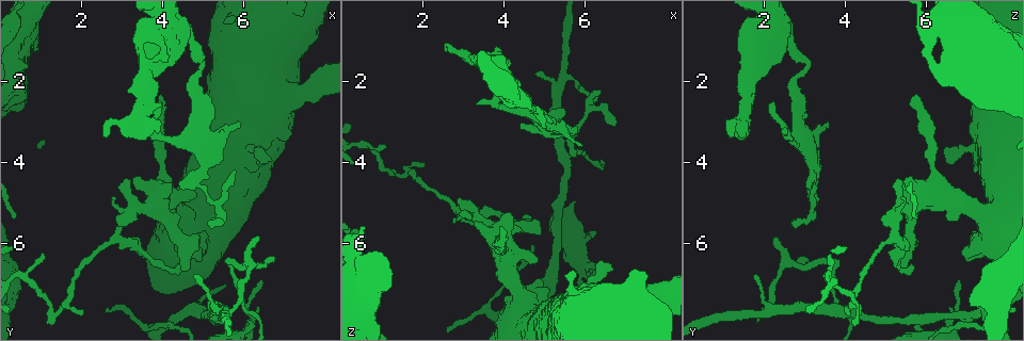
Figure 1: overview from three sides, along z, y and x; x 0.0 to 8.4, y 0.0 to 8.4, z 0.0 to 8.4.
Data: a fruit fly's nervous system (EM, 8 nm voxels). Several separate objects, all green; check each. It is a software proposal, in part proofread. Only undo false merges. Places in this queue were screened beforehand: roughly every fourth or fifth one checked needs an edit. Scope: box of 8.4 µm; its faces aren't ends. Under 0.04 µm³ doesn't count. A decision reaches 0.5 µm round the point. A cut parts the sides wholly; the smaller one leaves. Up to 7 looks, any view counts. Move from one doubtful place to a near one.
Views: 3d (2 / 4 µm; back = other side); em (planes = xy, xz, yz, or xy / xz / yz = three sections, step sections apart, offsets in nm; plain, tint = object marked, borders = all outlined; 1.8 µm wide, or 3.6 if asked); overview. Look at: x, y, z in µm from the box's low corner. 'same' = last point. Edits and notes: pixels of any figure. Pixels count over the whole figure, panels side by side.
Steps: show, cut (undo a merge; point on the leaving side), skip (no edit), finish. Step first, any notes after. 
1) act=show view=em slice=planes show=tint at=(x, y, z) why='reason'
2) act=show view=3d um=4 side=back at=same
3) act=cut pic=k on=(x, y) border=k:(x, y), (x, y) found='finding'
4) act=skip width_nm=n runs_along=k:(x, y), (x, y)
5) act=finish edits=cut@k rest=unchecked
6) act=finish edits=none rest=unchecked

act=show view=em slice=planes show=borders at=(1.30, 7.65, 4.30) why='abrupt turn'

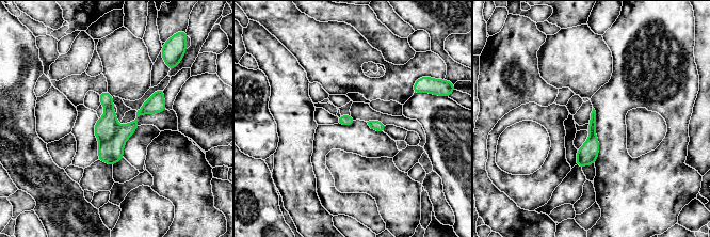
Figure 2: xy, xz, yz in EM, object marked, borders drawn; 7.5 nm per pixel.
act=cut pic=2 on=(106, 127) border=2:(118, 125), (108, 140), (100, 142) found='two neurons meet here'

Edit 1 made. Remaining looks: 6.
act=show view=overview

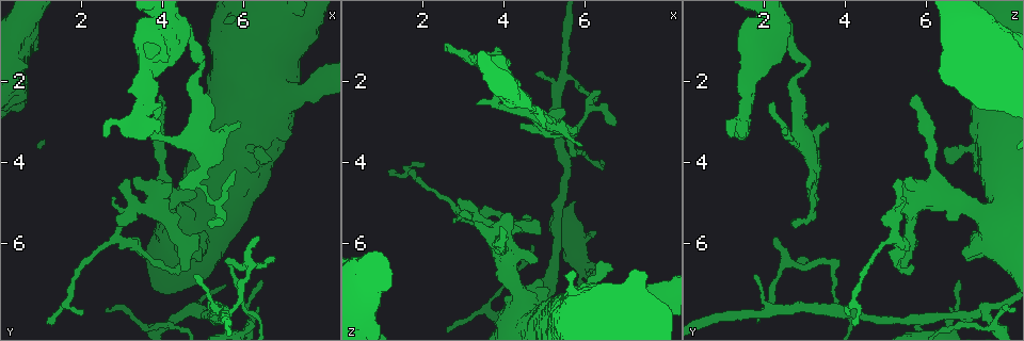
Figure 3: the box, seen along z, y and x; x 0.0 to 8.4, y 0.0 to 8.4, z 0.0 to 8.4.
act=show view=em slice=xz step=16 show=tint at=(5.60, 6.50, 3.65) why='sharp bend'

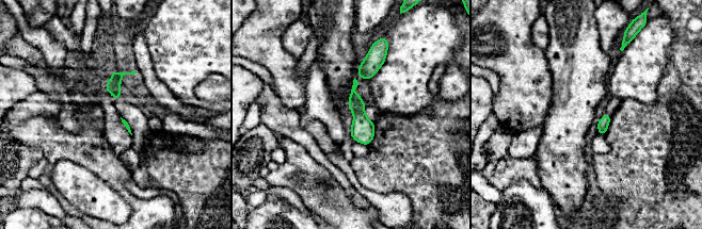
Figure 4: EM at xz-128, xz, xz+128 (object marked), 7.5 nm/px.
act=show view=em slice=planes show=tint at=same why='another direction'

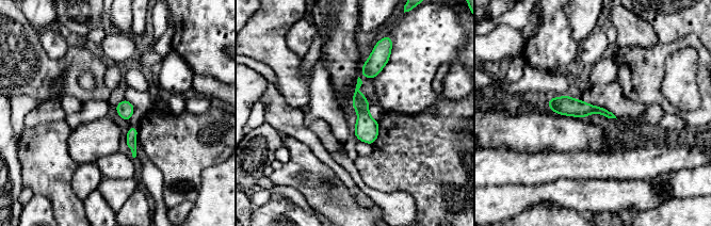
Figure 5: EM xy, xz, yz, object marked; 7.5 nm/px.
act=skip found='continuous, no second neuron'

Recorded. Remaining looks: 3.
act=show view=em slice=planes show=tint at=(5.55, 7.80, 1.95) why='two arms in line, one across'

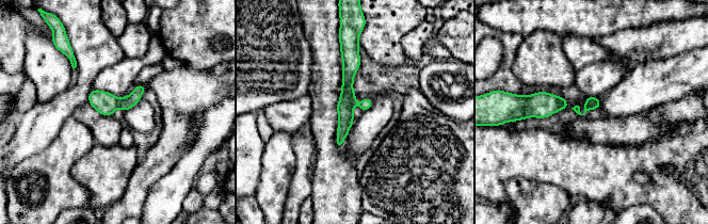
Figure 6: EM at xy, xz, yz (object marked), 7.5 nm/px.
act=cut pic=6 on=(125, 104) width_nm=100 found='two neurons meet here'

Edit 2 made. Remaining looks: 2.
act=finish edits=cut@2,cut@6 rest=unchecked

